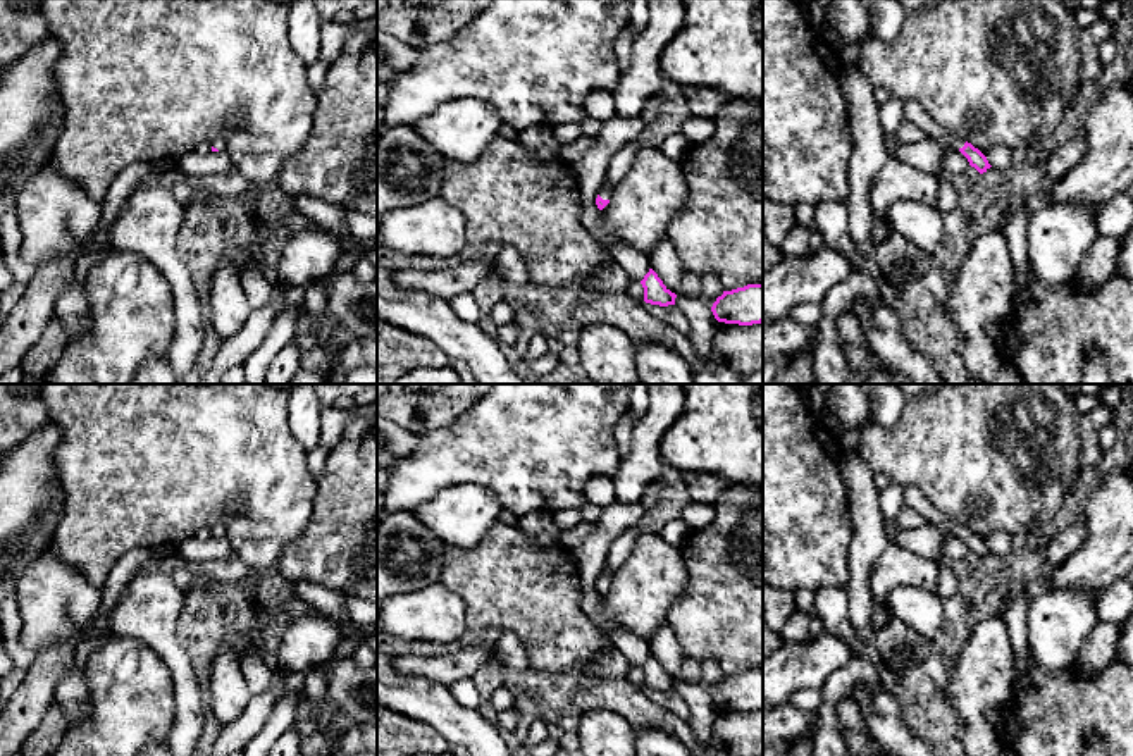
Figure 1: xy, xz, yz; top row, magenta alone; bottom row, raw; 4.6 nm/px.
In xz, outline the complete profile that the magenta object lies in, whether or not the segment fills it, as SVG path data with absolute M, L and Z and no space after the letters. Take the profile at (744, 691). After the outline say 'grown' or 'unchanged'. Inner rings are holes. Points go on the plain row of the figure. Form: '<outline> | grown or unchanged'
M763 670L723 677L711 692L718 708L752 711L763 708Z | unchanged

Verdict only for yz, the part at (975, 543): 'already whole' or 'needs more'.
needs more

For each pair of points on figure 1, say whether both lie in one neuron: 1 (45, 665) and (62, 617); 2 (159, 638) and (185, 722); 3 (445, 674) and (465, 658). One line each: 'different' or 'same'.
1: different
2: same
3: same

